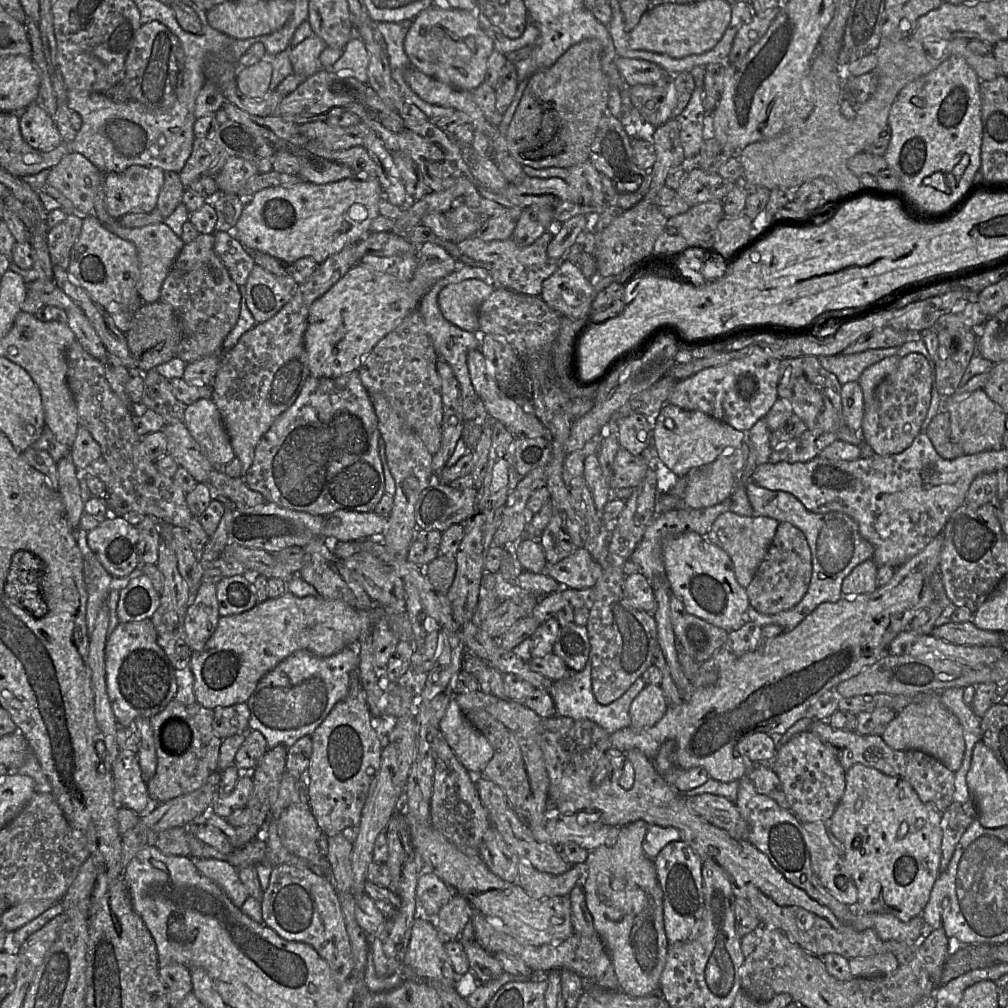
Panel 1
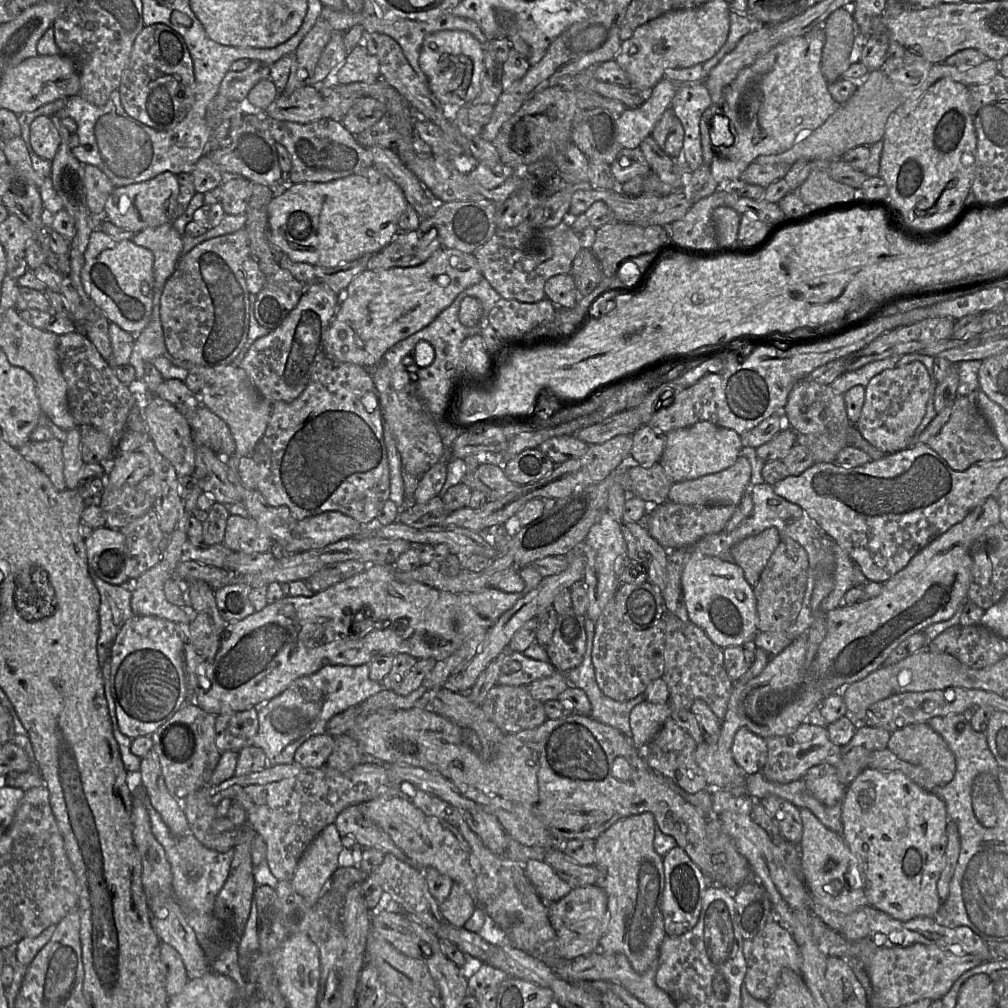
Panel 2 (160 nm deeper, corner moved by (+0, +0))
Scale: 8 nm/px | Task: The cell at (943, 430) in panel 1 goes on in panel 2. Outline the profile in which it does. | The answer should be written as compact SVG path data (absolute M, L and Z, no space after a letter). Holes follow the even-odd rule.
M957 396L947 423L926 443L956 471L979 461L999 460L1007 454L971 396Z

